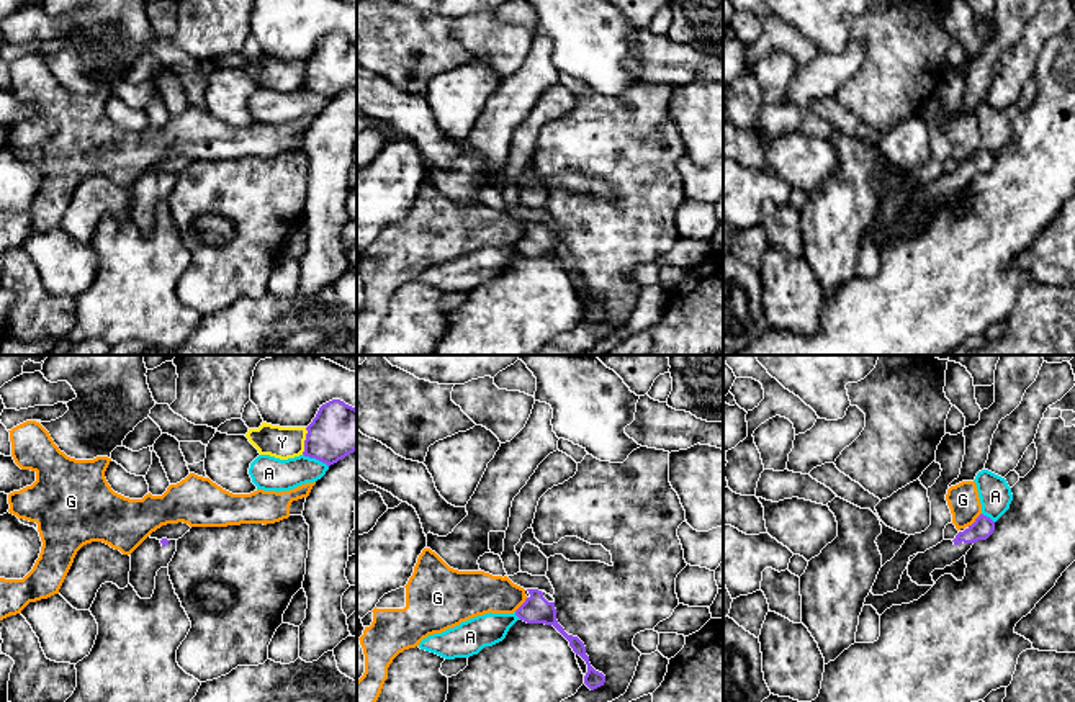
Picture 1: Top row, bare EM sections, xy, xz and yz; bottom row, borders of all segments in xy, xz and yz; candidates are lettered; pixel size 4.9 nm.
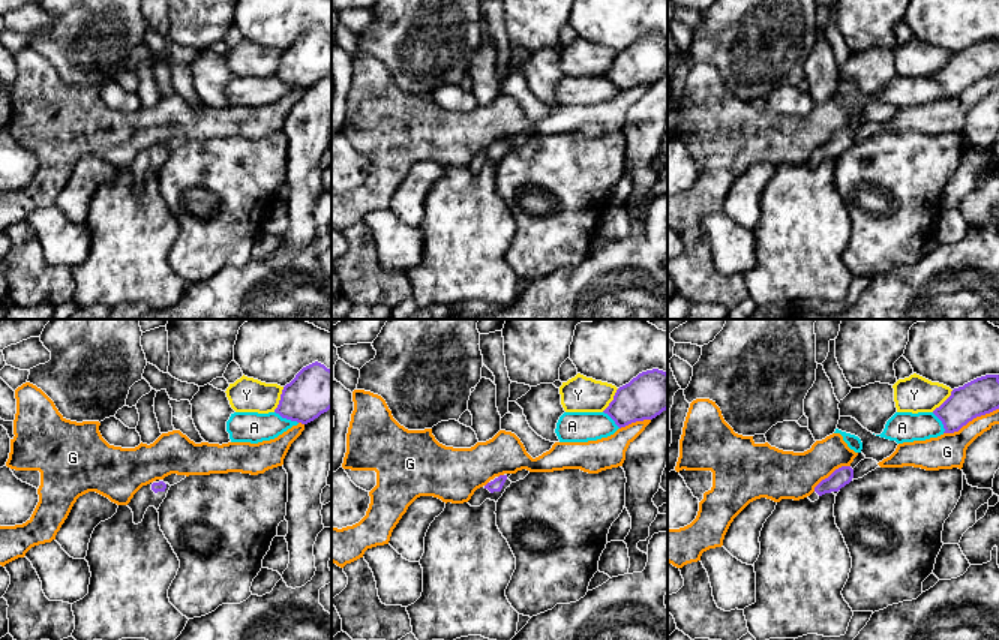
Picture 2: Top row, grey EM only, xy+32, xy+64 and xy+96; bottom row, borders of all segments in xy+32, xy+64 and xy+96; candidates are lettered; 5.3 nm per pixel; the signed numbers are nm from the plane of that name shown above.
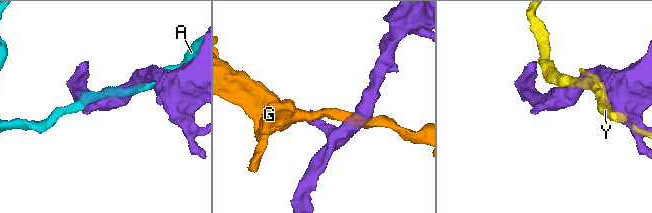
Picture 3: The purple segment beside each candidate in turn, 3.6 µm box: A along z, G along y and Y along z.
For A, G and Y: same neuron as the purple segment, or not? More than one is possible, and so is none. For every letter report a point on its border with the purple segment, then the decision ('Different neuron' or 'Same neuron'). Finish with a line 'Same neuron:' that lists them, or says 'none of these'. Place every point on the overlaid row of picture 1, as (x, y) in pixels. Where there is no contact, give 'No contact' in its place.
A: Touches purple at xy (316, 458). Different neuron
G: Touches purple at yz (976, 521). Different neuron
Y: Touches purple at xy (305, 440). Different neuron
Same neuron: none of these

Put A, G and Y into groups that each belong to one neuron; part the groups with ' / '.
A / G / Y

